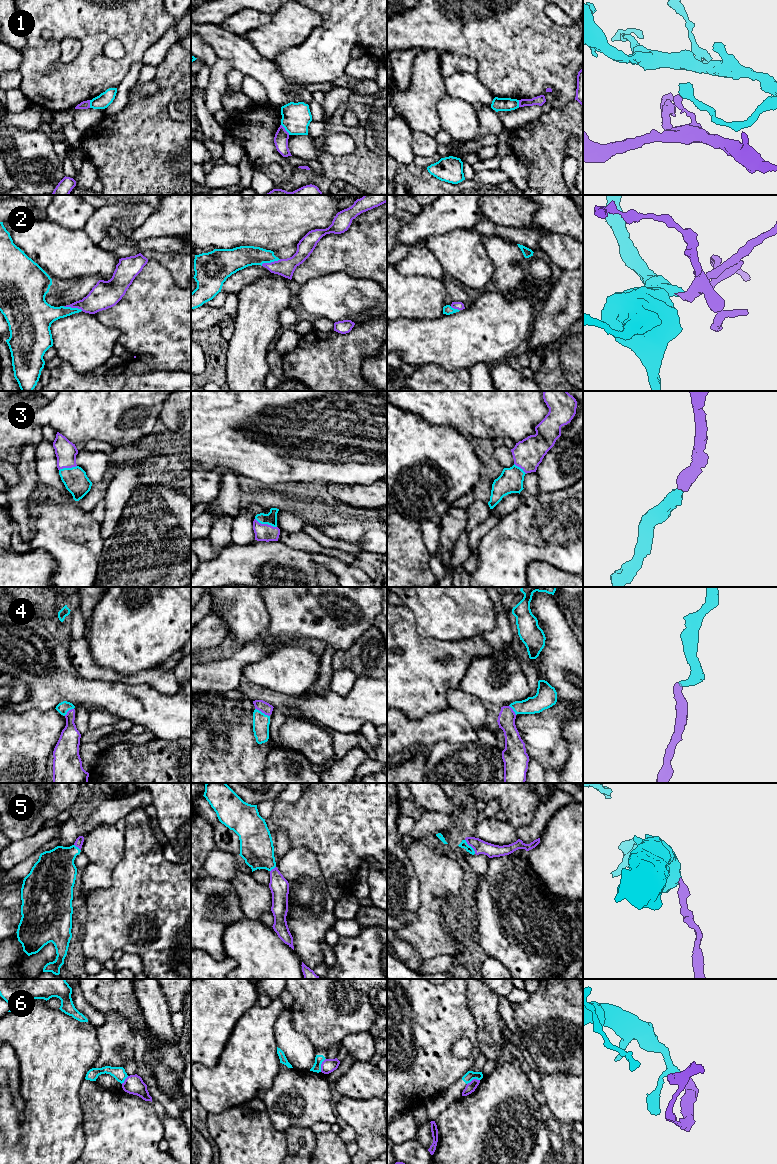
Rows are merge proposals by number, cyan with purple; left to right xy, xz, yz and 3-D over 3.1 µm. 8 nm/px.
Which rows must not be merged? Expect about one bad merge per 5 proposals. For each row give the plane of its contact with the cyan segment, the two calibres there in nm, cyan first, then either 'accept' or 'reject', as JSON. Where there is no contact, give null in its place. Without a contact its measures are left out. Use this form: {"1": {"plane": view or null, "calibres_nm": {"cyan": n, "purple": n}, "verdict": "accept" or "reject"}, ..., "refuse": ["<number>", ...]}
{"1": {"plane": "xz", "calibres_nm": {"cyan": 240, "purple": 110}, "verdict": "reject"}, "2": {"plane": "xz", "calibres_nm": {"cyan": 180, "purple": 140}, "verdict": "accept"}, "3": {"plane": "xz", "calibres_nm": {"cyan": 100, "purple": 140}, "verdict": "accept"}, "4": {"plane": "xz", "calibres_nm": {"cyan": 130, "purple": 90}, "verdict": "accept"}, "5": {"plane": "yz", "calibres_nm": {"cyan": 60, "purple": 110}, "verdict": "accept"}, "6": {"plane": "xz", "calibres_nm": {"cyan": 70, "purple": 110}, "verdict": "reject"}, "refuse": ["1", "6"]}

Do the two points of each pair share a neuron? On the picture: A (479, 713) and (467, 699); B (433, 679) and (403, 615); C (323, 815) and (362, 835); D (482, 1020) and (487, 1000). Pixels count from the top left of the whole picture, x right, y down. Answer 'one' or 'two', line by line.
A: one
B: one
C: one
D: one

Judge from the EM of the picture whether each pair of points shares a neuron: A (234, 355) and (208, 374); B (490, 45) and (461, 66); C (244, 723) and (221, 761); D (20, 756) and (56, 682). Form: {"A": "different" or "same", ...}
{"A": "different", "B": "different", "C": "same", "D": "different"}

